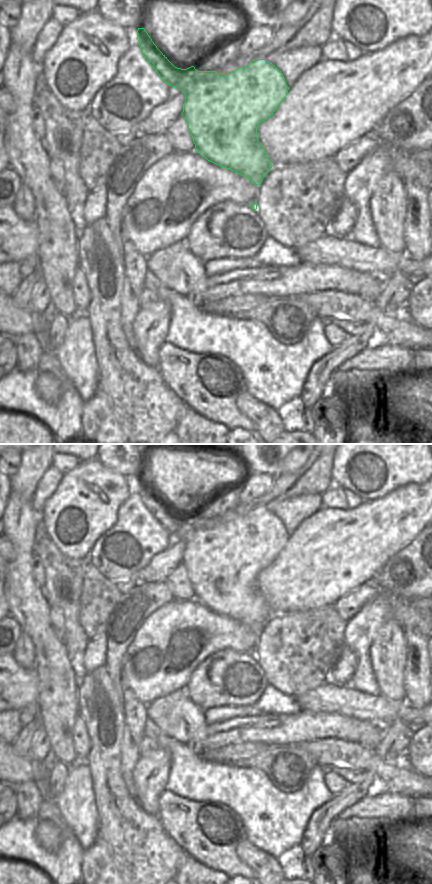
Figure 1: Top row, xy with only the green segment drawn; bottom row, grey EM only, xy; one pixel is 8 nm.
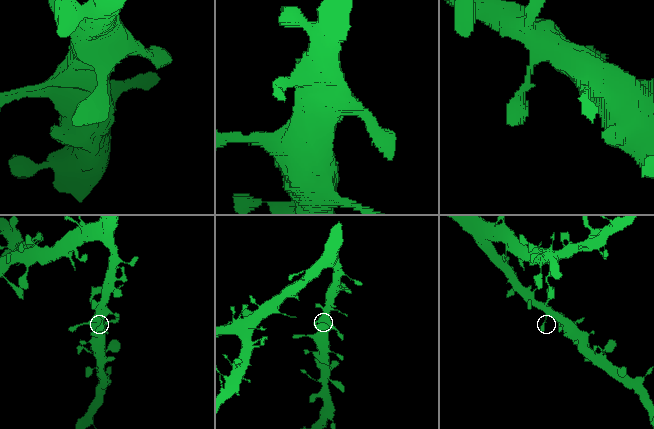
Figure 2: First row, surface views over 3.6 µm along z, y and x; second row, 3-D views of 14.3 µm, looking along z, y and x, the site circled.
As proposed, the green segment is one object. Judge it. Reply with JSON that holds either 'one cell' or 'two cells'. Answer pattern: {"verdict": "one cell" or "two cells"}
{"verdict": "one cell"}

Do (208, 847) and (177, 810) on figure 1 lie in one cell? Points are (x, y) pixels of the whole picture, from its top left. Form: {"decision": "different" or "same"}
{"decision": "same"}

